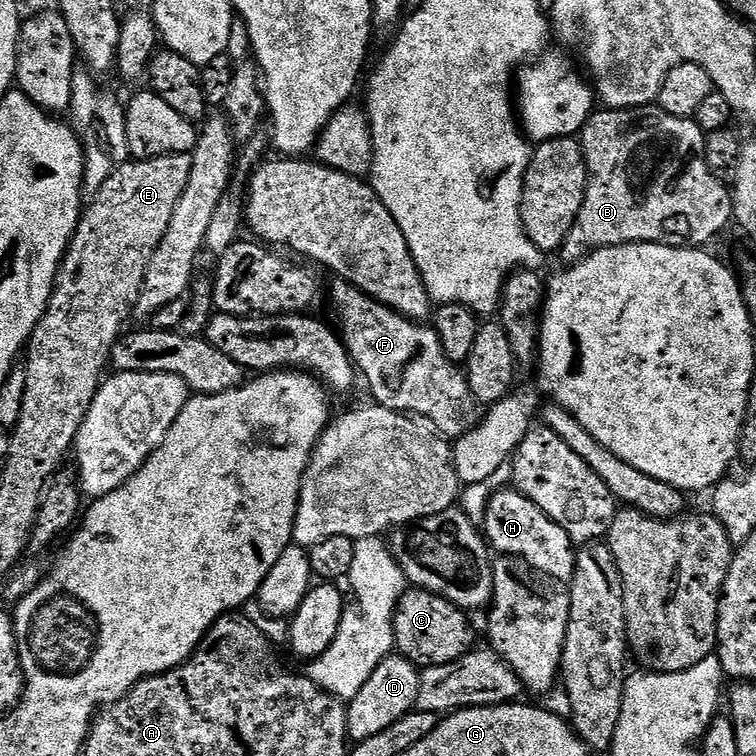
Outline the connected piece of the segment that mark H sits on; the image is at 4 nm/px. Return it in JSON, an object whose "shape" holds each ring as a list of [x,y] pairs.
{"shape":[[[507,488],[491,498],[482,530],[495,553],[524,558],[530,567],[562,582],[561,585],[572,582],[578,552],[569,534],[515,489]]]}

